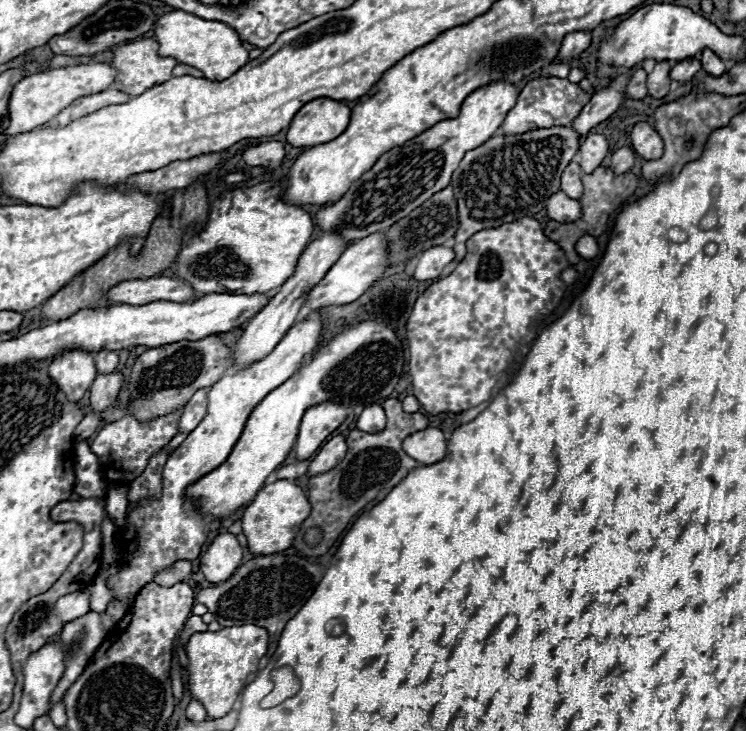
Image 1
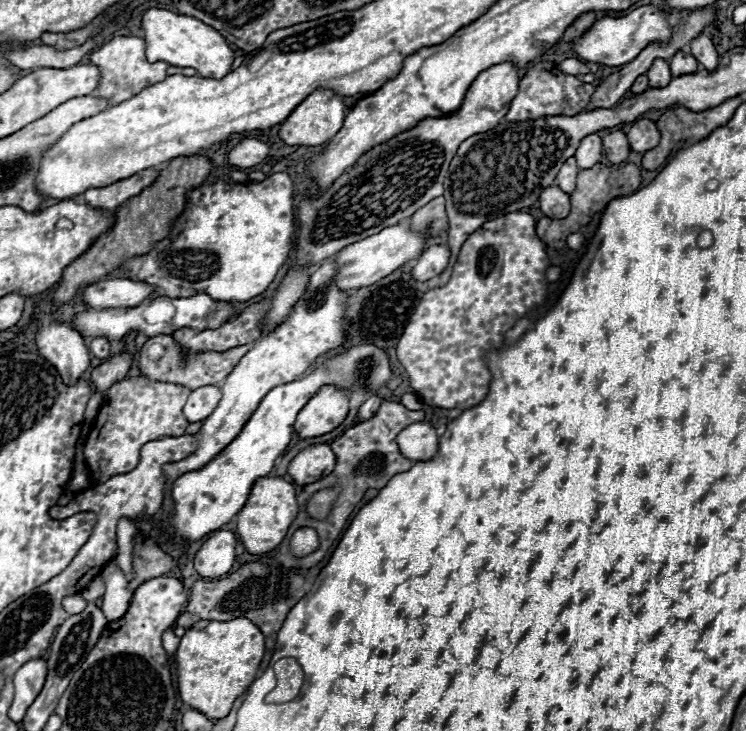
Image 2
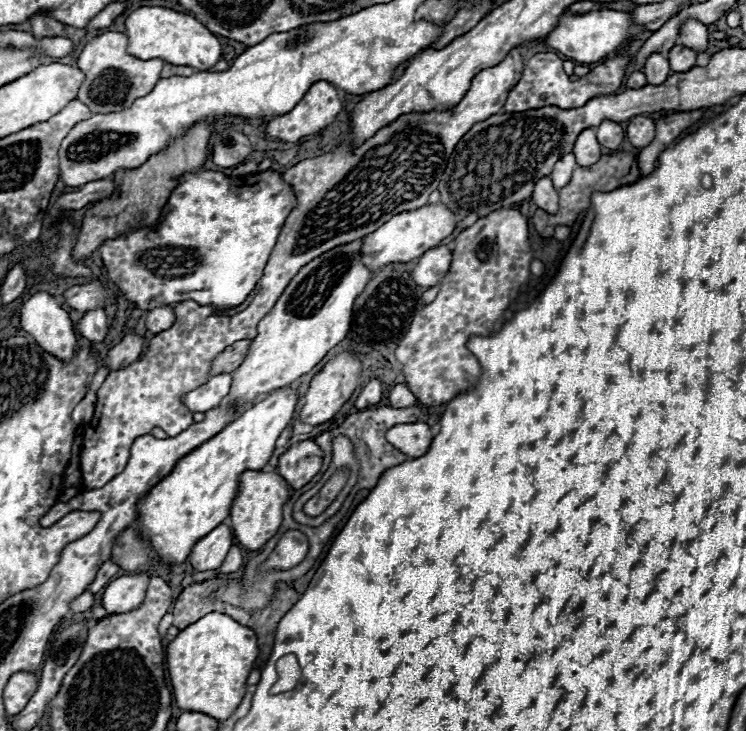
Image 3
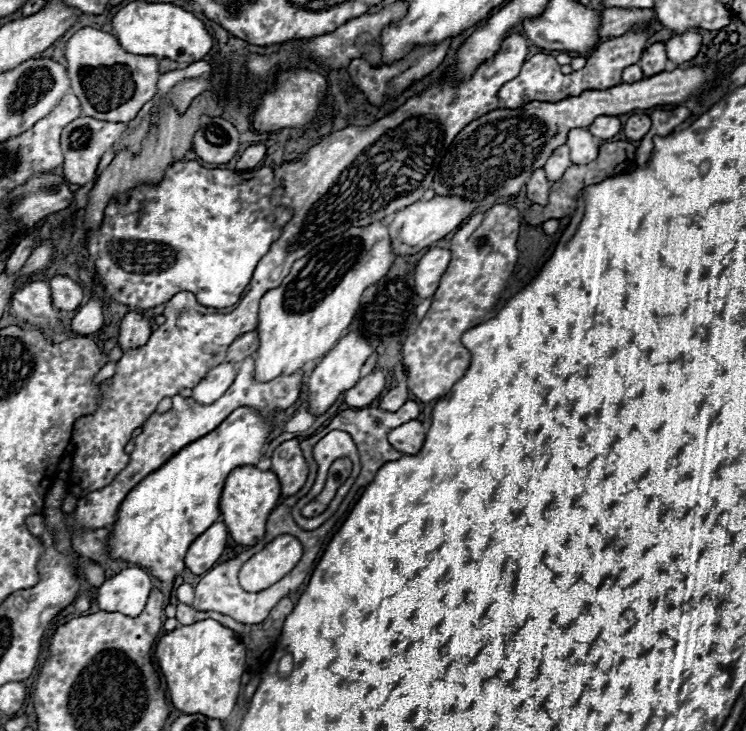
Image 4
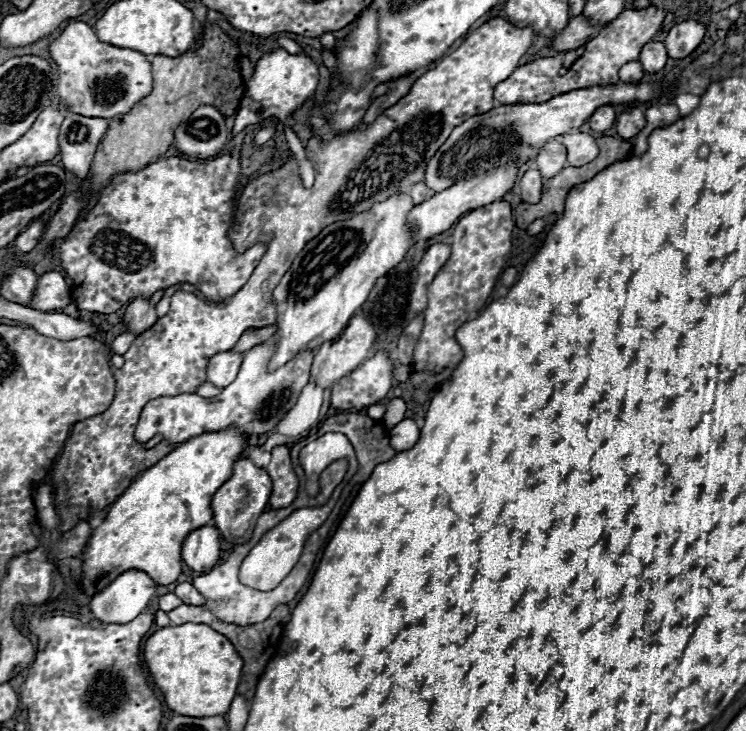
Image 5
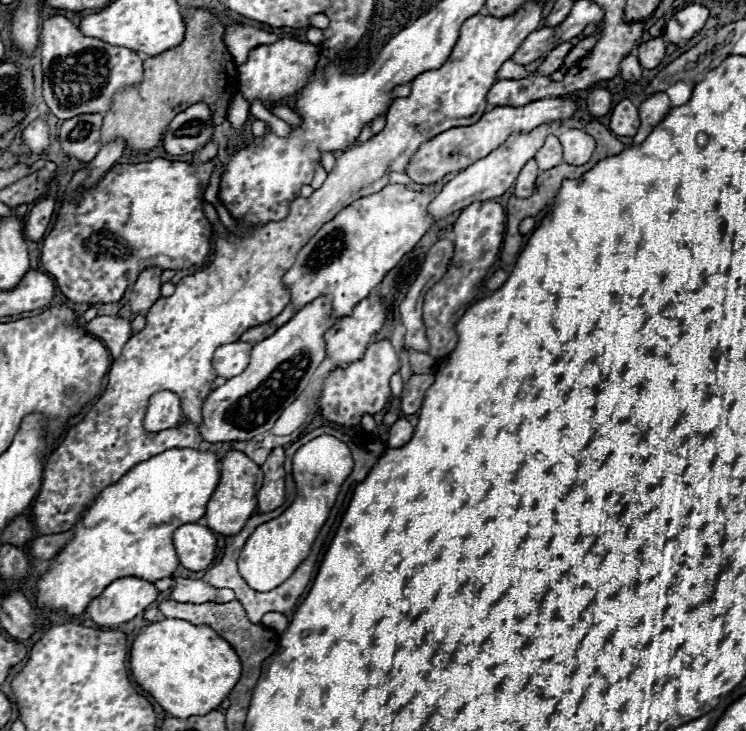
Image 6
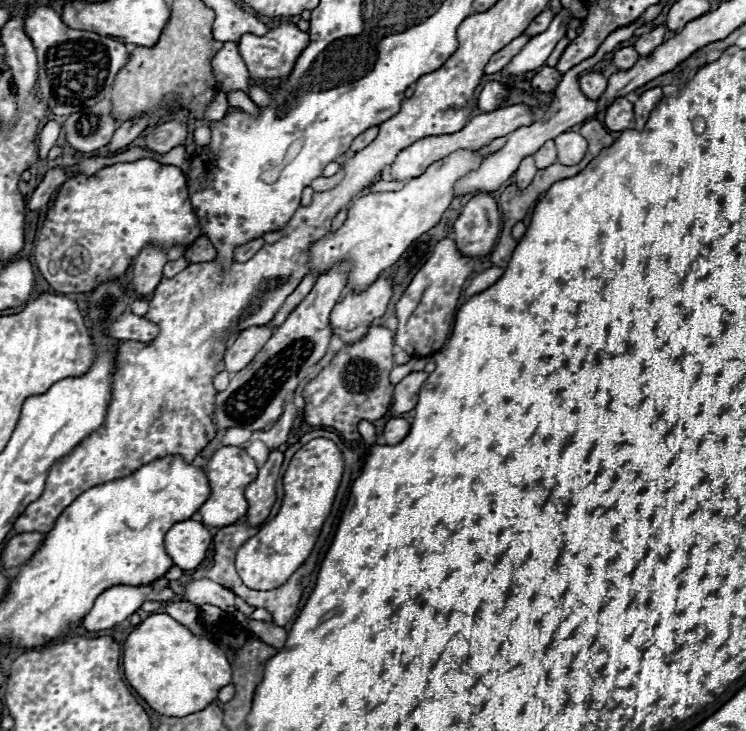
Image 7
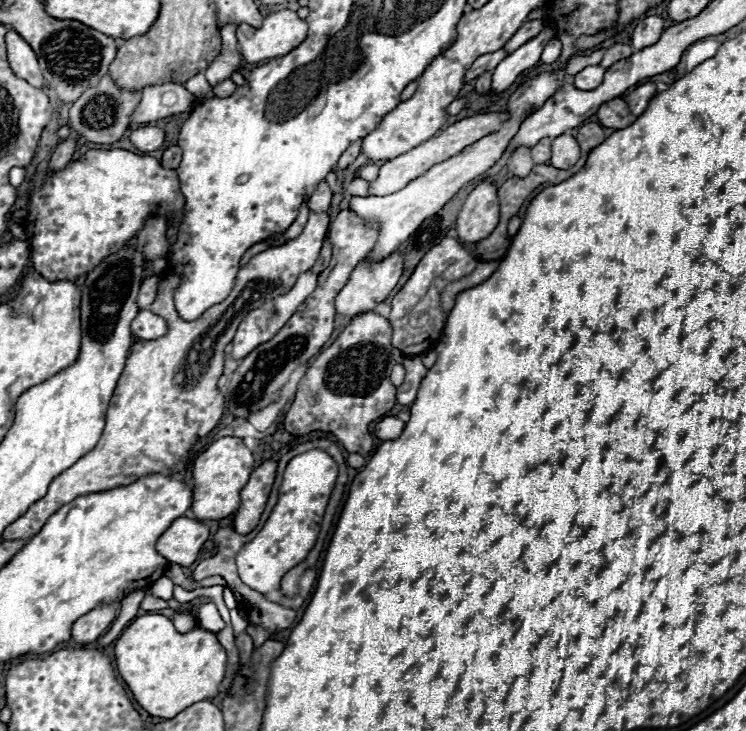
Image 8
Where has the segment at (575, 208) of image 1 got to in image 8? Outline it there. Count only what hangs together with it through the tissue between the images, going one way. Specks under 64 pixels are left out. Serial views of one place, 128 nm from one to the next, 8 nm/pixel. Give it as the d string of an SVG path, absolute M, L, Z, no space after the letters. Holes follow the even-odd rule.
M518 148L518 150L514 150L514 154L510 156L510 162L508 162L508 170L516 178L528 176L528 172L532 170L532 166L534 166L534 162L530 158L530 148Z

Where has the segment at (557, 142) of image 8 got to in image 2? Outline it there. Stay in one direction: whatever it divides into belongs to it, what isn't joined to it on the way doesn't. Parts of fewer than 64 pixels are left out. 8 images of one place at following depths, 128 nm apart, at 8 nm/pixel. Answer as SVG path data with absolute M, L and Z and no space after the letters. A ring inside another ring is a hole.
M588 134L574 156L580 168L592 168L592 164L598 164L602 158L602 138L598 134Z

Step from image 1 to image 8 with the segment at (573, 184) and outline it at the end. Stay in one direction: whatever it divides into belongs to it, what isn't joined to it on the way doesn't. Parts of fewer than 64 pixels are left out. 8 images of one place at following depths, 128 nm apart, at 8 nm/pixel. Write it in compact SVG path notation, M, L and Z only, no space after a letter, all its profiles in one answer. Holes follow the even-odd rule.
M542 138L536 146L530 148L532 158L534 158L536 164L546 164L550 160L550 144L552 144L550 138Z

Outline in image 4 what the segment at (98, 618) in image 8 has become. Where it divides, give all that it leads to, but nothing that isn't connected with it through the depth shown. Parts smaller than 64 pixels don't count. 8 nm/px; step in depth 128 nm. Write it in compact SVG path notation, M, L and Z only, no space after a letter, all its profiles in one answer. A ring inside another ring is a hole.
M128 566L98 588L98 606L102 612L120 612L136 618L148 600L152 578L138 566Z

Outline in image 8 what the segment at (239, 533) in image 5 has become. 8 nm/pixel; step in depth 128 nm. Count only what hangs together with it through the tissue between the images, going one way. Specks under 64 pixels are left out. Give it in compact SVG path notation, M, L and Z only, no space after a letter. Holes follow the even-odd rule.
M238 436L218 438L214 444L204 450L192 466L192 512L196 520L222 520L236 512L240 506L240 488L248 482L250 472L254 470L254 456L244 446L244 440Z

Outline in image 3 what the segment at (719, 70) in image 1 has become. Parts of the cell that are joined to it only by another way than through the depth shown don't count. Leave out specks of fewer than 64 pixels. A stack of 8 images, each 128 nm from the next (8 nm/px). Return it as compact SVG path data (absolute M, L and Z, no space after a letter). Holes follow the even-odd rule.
M694 18L686 20L680 28L678 42L688 48L696 48L696 52L704 52L706 44L708 44L708 26Z

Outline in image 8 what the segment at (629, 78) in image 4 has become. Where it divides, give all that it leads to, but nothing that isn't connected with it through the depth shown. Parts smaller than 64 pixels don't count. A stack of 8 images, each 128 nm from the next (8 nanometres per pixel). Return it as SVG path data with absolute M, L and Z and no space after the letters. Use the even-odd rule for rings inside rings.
M614 44L604 52L604 58L602 58L600 66L610 68L616 60L622 60L624 56L630 56L630 54L632 54L632 48L628 44Z

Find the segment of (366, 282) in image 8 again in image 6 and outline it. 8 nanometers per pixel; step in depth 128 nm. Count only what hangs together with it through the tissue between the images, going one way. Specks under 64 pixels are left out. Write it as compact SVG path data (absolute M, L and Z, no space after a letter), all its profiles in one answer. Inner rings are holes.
M370 294L360 300L350 316L342 316L334 326L324 334L326 354L334 366L350 364L364 356L366 346L372 342L372 336L384 324L384 298Z

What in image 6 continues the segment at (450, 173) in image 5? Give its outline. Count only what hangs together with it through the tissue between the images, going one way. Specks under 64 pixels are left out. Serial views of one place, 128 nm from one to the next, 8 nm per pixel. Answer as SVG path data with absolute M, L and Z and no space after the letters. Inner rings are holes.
M550 98L550 100L536 100L526 106L496 106L490 112L484 112L484 116L472 124L472 126L460 126L452 128L448 132L442 132L434 136L432 140L424 142L414 156L410 158L406 166L406 174L418 182L418 184L430 184L432 180L442 180L446 174L454 170L464 170L468 164L474 164L476 160L488 156L488 152L496 150L512 132L530 132L532 128L538 128L540 124L548 122L564 122L572 118L576 112L576 102L570 98Z

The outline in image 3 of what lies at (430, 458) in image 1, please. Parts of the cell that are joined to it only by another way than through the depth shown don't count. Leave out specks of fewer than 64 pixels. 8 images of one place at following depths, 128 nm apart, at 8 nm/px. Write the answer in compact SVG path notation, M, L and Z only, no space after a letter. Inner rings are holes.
M412 422L412 424L396 424L386 432L386 440L400 448L406 456L418 458L424 456L432 442L432 432L426 422Z

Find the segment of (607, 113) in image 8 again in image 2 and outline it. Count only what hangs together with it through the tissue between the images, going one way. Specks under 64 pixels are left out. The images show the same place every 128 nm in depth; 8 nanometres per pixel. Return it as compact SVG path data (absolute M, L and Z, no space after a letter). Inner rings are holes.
M636 120L626 136L634 152L648 152L656 148L660 140L660 132L652 120Z

